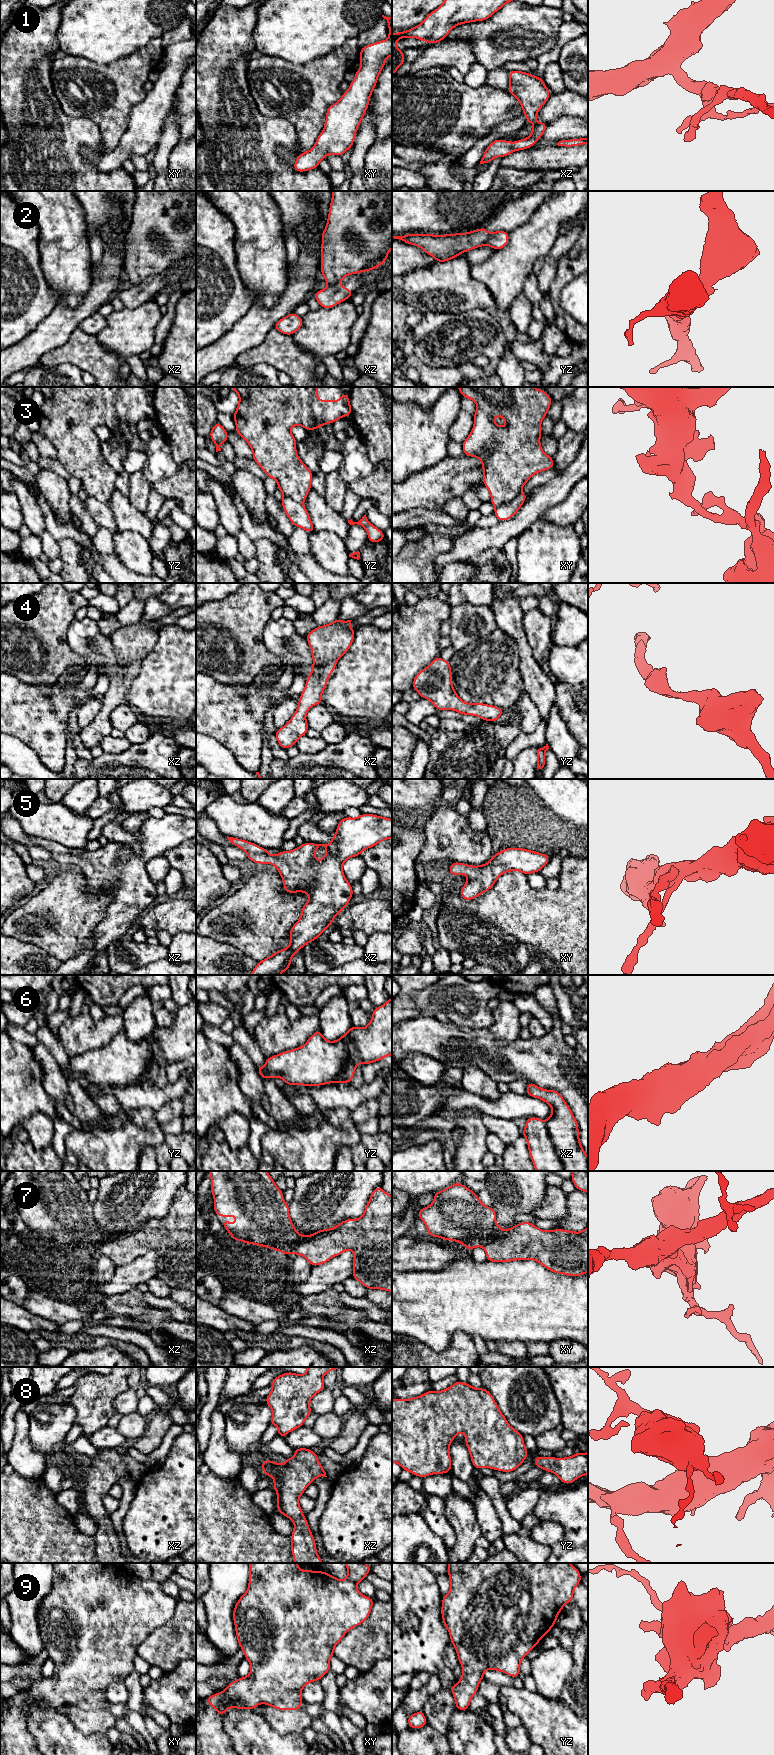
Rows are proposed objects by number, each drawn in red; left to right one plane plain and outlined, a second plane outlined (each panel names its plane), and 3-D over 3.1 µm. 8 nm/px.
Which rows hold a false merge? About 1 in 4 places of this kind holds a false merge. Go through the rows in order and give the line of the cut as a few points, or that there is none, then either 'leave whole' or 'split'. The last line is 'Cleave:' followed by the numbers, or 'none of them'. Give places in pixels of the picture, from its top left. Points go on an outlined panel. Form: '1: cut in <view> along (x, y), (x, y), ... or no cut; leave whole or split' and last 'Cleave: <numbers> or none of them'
1: no cut; leave whole
2: cut in yz along (489, 233), (485, 244); split
3: cut in xy along (521, 492), (512, 499), (495, 507); split
4: no cut; leave whole
5: no cut; leave whole
6: no cut; leave whole
7: cut in xy along (503, 1230), (484, 1247); split
8: no cut; leave whole
9: no cut; leave whole
Cleave: 2, 3, 7

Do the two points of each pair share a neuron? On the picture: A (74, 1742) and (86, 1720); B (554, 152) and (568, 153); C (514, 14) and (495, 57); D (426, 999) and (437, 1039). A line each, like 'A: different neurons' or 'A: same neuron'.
A: different neurons
B: same neuron
C: same neuron
D: different neurons

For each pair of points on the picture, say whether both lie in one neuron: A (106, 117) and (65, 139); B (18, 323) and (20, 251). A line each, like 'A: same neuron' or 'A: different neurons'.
A: different neurons
B: same neuron

